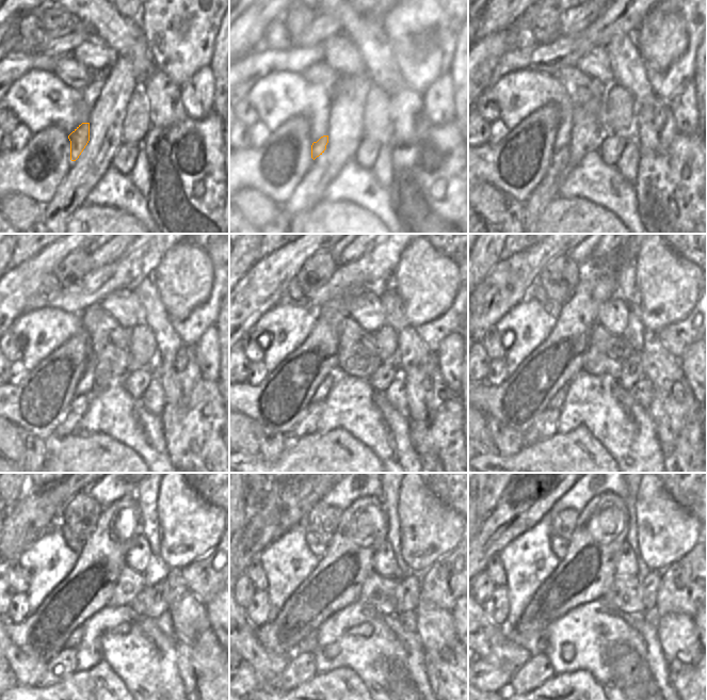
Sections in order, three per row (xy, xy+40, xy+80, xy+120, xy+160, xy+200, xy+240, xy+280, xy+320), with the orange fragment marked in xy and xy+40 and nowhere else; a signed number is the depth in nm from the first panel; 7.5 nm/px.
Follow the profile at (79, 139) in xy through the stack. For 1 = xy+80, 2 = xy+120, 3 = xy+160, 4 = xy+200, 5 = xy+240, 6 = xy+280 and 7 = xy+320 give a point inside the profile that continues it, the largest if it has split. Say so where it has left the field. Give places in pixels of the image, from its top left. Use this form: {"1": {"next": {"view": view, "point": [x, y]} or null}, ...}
{"1": {"next": {"view": "xy+80", "point": [559, 160]}}, "2": {"next": {"view": "xy+120", "point": [79, 404]}}, "3": {"next": {"view": "xy+160", "point": [307, 425]}}, "4": {"next": {"view": "xy+200", "point": [545, 426]}}, "5": {"next": {"view": "xy+240", "point": [60, 668]}}, "6": {"next": {"view": "xy+280", "point": [301, 667]}}, "7": {"next": {"view": "xy+320", "point": [537, 669]}}}

